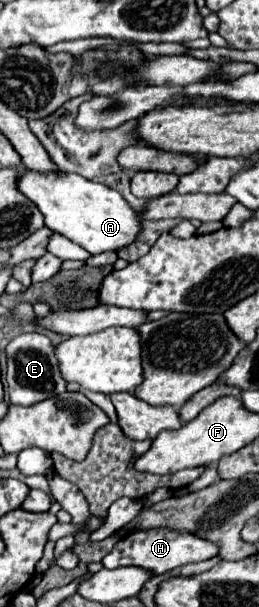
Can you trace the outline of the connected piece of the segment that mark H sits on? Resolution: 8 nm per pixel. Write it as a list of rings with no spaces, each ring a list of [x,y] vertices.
[[[149,528],[149,530],[137,530],[121,538],[111,554],[103,558],[105,568],[121,568],[121,566],[137,566],[143,568],[151,574],[165,574],[177,566],[191,564],[191,562],[201,562],[217,556],[219,548],[215,542],[199,538],[191,532],[177,532],[173,528]]]

